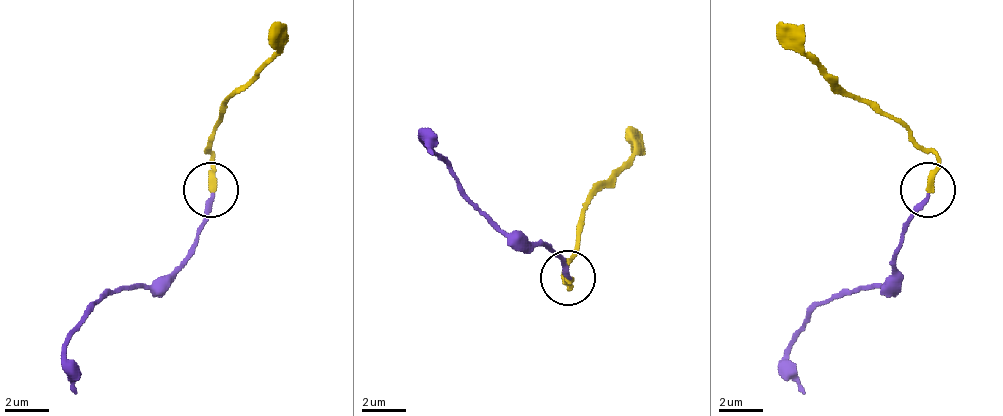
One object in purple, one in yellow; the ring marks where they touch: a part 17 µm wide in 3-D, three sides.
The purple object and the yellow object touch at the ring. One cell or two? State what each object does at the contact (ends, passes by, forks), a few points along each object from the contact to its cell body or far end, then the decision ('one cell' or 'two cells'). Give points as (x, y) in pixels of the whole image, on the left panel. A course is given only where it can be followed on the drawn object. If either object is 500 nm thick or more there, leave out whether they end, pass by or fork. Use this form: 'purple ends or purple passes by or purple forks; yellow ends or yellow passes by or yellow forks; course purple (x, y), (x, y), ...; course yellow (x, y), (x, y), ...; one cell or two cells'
purple ends; yellow ends; course purple (212, 191), (190, 252), (168, 274), (124, 285), (85, 312), (63, 351), (74, 395); course yellow (212, 191), (207, 152), (218, 114), (278, 48), (273, 20); one cell

